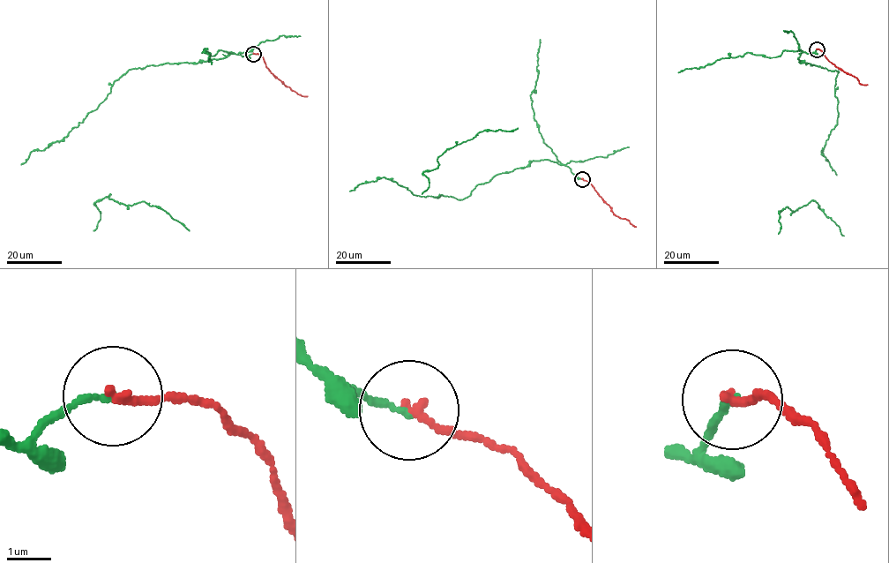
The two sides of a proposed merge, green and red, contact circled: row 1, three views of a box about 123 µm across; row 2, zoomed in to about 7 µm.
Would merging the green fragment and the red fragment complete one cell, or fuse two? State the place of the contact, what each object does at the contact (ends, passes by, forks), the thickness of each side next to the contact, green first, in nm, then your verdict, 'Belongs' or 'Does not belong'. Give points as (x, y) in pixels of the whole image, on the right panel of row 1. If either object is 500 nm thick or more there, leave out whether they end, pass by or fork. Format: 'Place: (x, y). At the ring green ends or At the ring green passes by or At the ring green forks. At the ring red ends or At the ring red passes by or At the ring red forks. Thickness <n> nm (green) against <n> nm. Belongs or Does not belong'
Place: (817, 49). At the ring green ends. At the ring red ends. Thickness 150 nm (green) against 200 nm. Belongs

